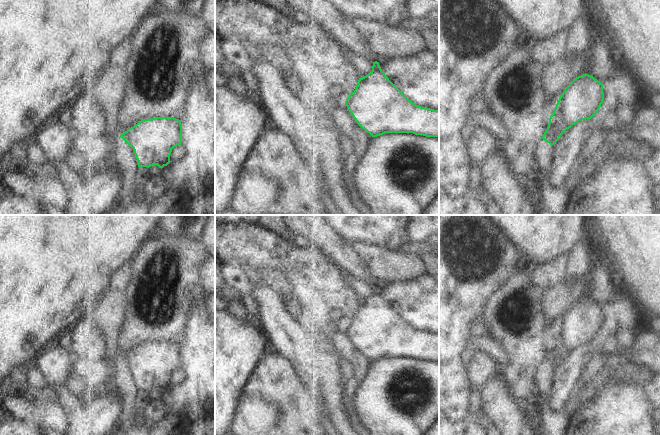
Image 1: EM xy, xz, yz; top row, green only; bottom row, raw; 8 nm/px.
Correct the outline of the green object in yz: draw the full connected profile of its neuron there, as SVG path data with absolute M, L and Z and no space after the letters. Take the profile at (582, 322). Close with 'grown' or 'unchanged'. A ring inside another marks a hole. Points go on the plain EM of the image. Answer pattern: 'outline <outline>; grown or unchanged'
outline M586 297L576 301L561 318L542 363L556 368L567 353L595 340L603 324L603 307Z; unchanged

